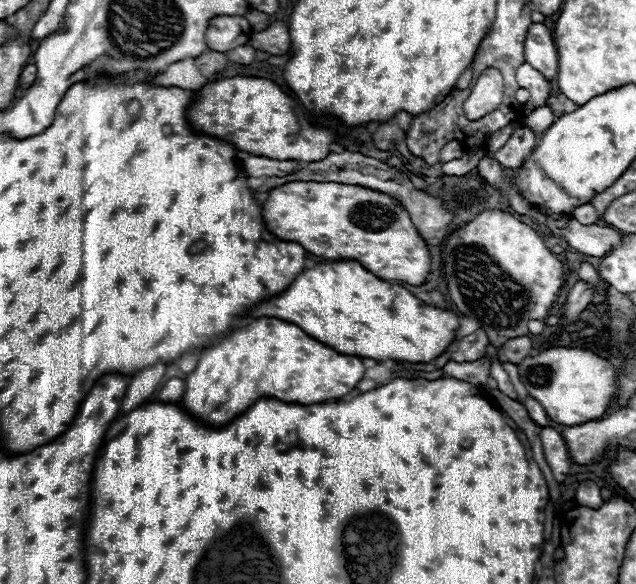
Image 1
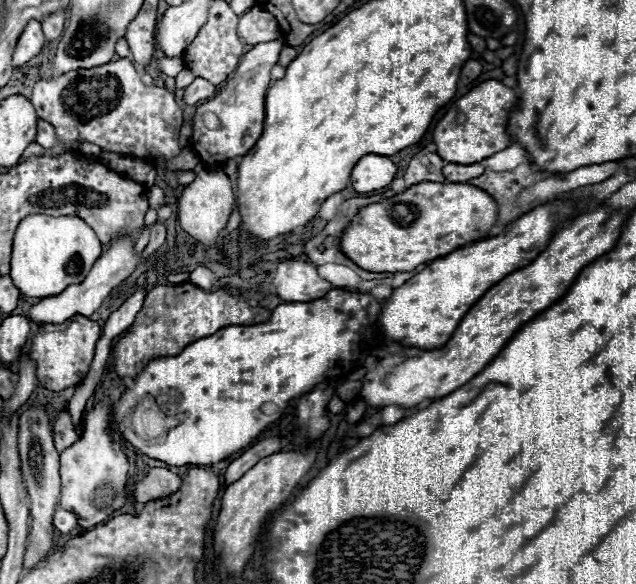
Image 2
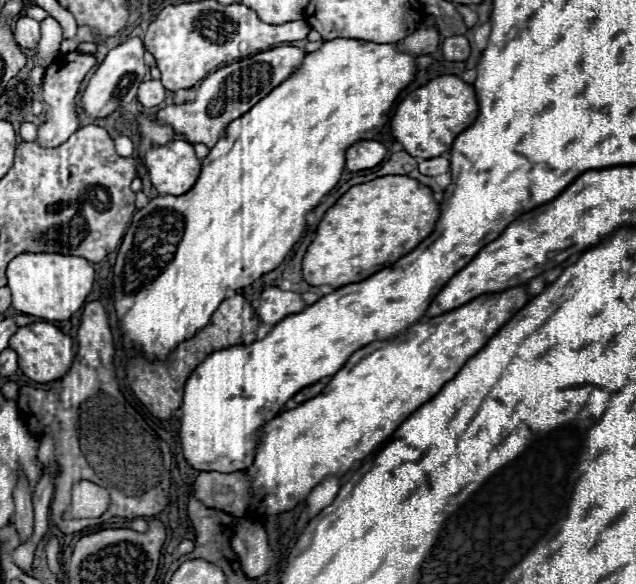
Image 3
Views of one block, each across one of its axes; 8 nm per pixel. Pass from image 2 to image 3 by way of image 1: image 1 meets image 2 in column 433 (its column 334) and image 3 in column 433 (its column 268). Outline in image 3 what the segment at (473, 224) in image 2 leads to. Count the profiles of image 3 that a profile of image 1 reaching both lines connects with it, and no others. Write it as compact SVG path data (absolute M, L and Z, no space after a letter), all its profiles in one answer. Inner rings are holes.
M382 176L376 180L370 180L366 184L352 186L322 218L316 230L316 238L306 250L306 256L302 260L302 274L304 280L312 286L330 284L334 288L360 282L374 272L394 264L398 258L406 256L410 250L414 250L424 238L430 236L430 232L436 228L438 222L440 204L434 200L434 192L424 186L422 182L408 178L408 176Z

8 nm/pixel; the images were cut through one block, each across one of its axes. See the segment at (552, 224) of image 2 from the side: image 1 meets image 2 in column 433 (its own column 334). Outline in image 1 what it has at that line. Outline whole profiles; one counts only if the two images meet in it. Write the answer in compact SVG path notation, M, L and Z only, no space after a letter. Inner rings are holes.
M354 260L318 264L314 270L304 270L288 290L284 290L280 296L262 302L250 314L256 318L268 316L292 322L300 326L306 334L334 348L340 354L374 358L376 362L430 362L448 350L448 346L456 340L456 330L460 326L456 314L420 302L406 288L380 280Z

